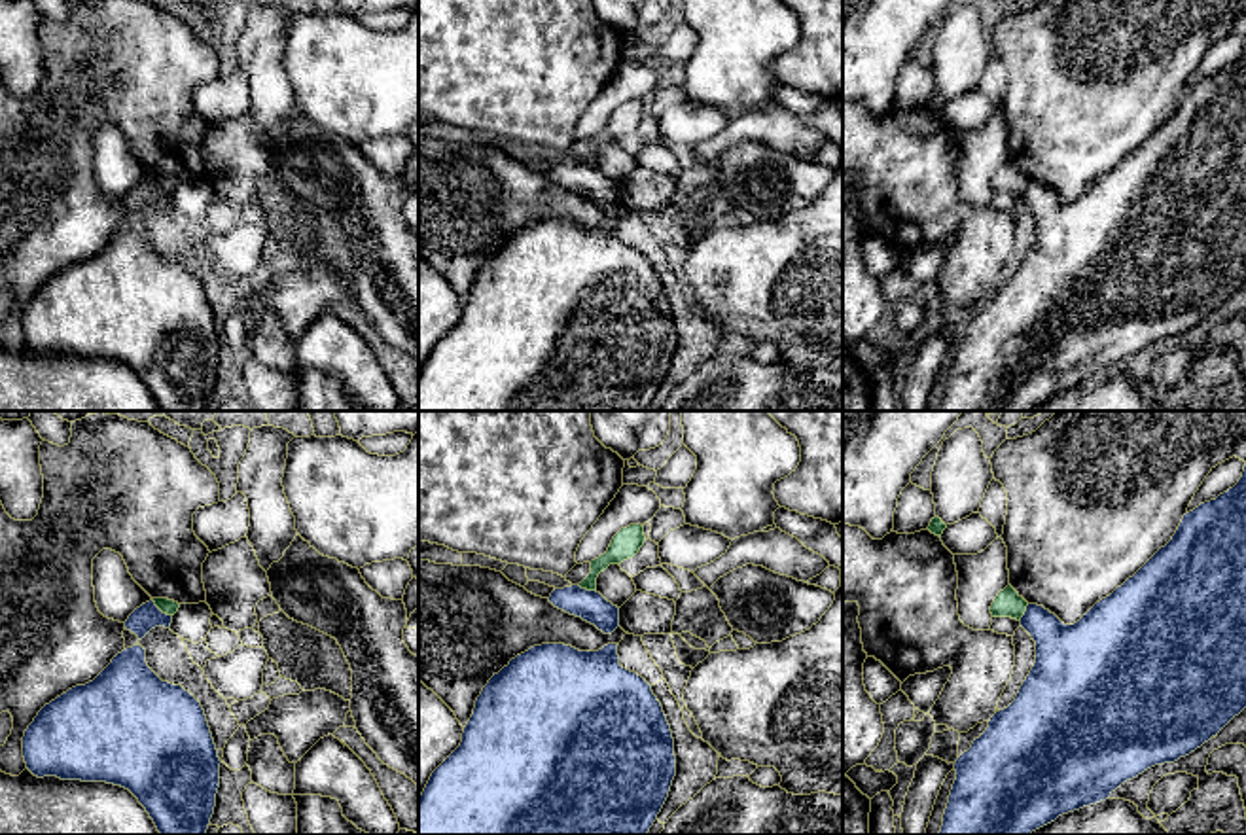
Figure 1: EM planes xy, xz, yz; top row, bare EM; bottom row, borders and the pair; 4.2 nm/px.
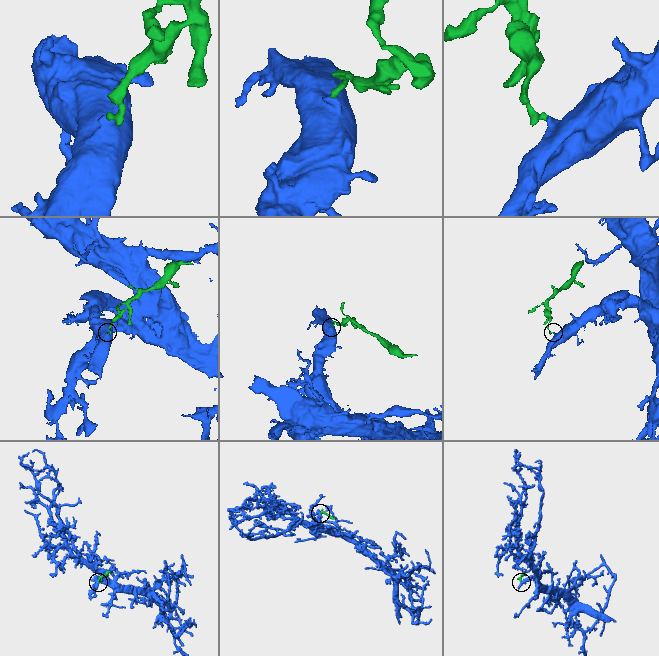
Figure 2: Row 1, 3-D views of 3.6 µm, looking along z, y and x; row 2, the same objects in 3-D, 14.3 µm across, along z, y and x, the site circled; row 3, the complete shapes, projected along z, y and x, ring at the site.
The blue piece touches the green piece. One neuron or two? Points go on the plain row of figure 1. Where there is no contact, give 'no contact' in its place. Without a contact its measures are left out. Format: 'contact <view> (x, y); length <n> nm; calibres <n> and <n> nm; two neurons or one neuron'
contact xy (160, 186); length 110 nm; calibres 110 and 70 nm; two neurons

